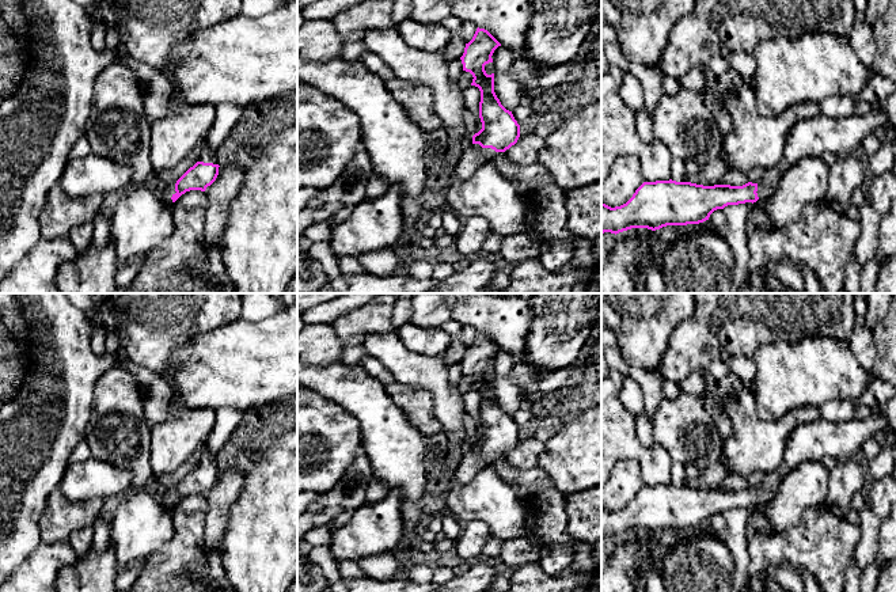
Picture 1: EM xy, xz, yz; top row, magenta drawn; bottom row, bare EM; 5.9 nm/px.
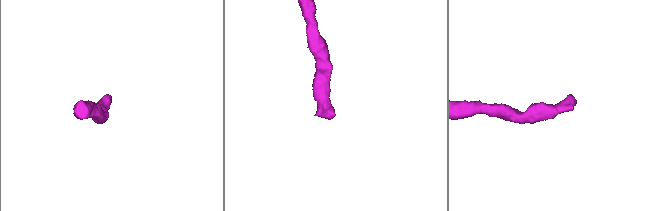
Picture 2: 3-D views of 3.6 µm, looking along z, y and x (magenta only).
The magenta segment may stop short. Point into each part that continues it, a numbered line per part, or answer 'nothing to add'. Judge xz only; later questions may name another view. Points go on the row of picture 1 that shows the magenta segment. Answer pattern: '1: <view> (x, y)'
1: xz (473, 156)

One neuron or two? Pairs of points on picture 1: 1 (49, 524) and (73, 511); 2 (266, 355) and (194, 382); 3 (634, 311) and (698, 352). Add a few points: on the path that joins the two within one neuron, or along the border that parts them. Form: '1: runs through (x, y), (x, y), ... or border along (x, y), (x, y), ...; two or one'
1: runs through (54, 524), (61, 518), (68, 516); one
2: runs through (249, 364), (212, 371); one
3: border along (693, 311), (693, 315), (672, 333), (659, 364); two

